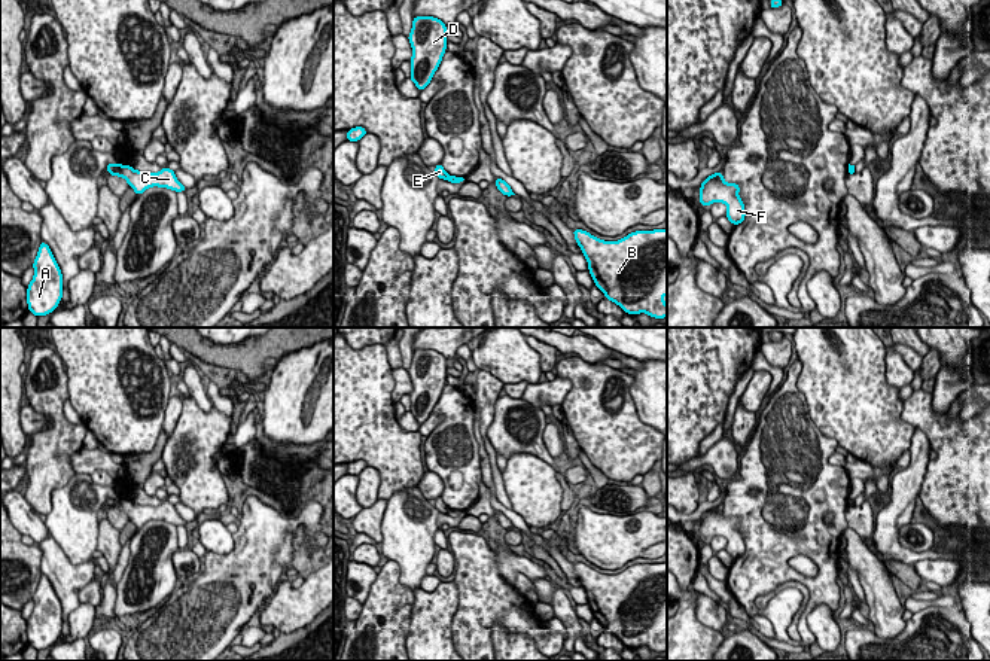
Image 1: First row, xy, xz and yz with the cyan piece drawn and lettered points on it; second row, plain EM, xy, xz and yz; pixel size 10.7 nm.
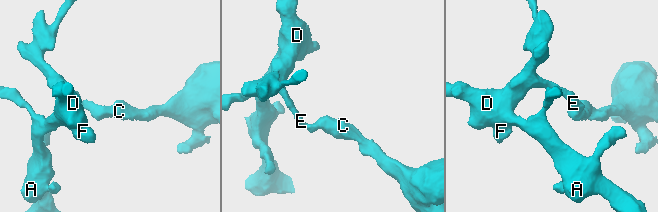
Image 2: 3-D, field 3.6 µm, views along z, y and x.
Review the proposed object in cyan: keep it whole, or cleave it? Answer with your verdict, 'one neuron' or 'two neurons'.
two neurons

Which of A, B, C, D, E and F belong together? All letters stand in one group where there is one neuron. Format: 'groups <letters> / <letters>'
groups A D E F / B C

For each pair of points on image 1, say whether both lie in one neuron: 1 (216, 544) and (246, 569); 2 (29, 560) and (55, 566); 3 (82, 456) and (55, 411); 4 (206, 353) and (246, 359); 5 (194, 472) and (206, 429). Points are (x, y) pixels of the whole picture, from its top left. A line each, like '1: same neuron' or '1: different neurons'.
1: different neurons
2: different neurons
3: different neurons
4: same neuron
5: same neuron

